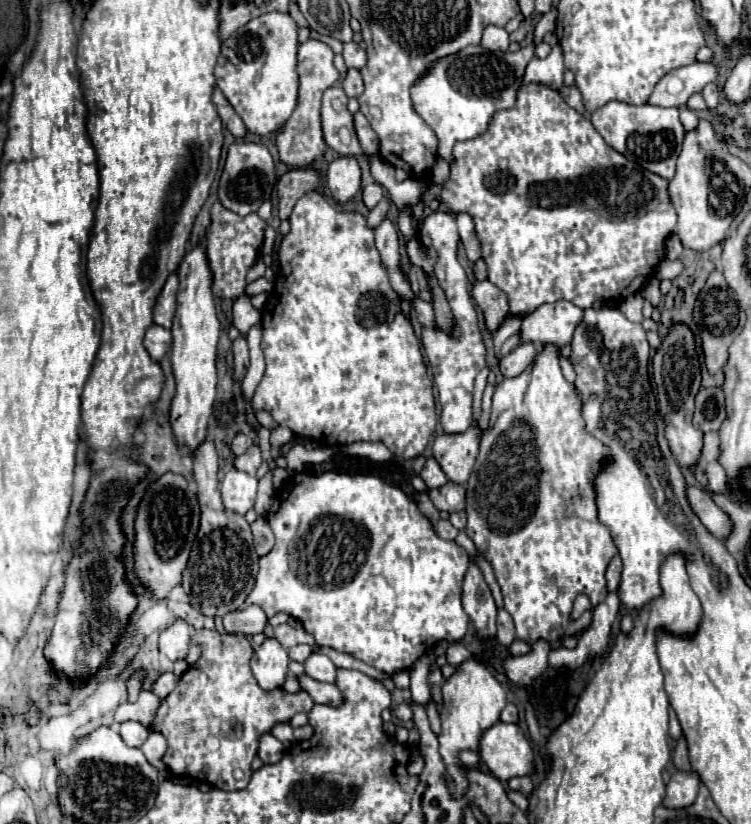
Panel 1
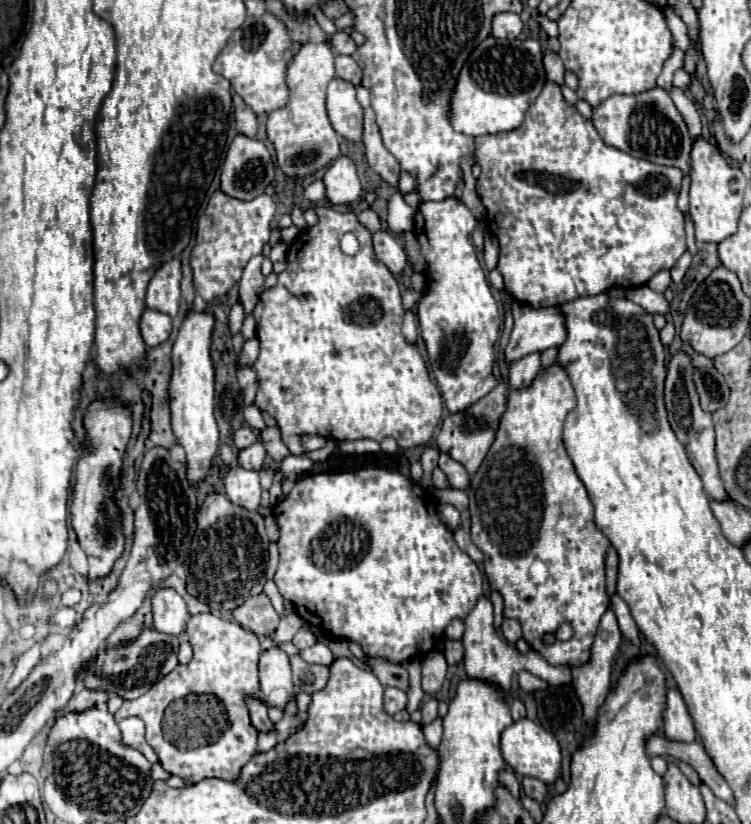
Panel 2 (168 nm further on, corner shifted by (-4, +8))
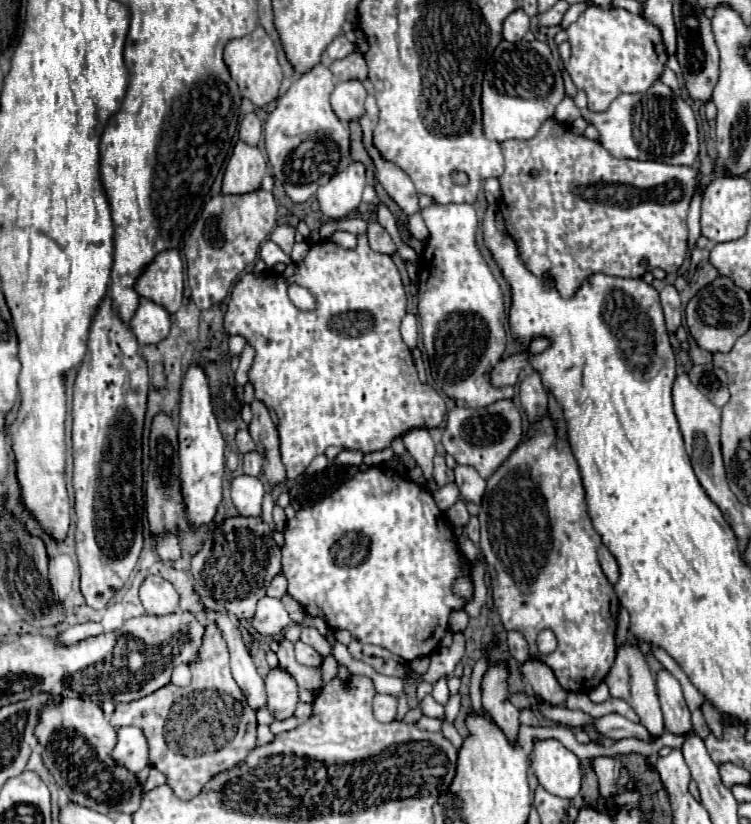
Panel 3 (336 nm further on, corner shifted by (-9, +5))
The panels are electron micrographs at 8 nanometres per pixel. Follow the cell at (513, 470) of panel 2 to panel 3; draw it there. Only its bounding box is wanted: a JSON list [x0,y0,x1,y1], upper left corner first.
[479,415,619,693]

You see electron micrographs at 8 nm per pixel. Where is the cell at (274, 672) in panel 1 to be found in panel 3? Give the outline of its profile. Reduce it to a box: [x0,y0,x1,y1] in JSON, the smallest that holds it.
[265,667,297,719]

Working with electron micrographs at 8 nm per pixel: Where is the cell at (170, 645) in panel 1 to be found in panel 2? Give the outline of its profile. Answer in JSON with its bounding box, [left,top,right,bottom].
[152,588,188,634]

